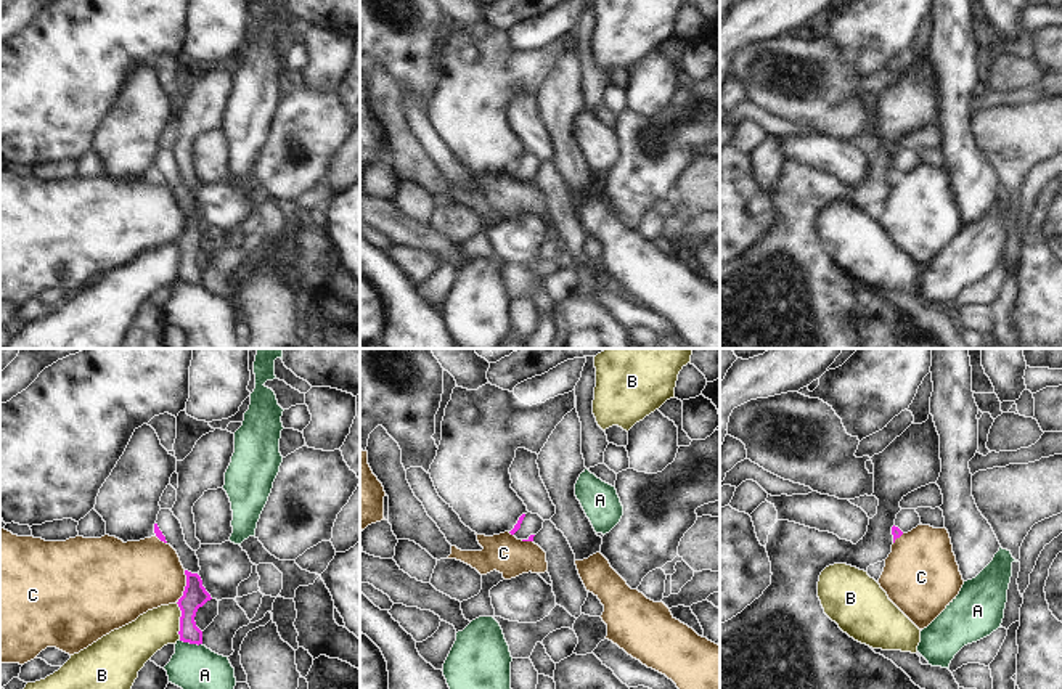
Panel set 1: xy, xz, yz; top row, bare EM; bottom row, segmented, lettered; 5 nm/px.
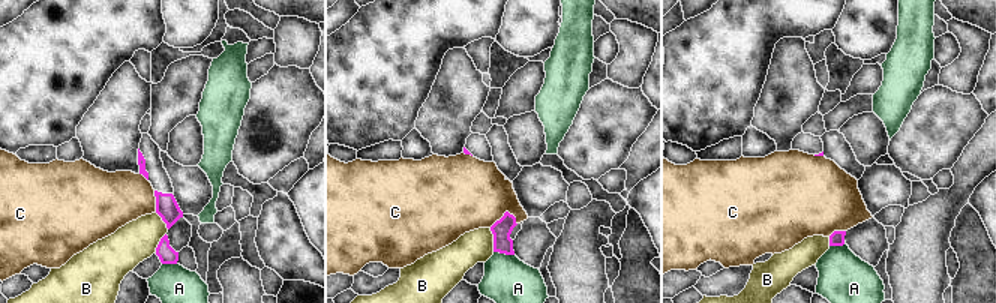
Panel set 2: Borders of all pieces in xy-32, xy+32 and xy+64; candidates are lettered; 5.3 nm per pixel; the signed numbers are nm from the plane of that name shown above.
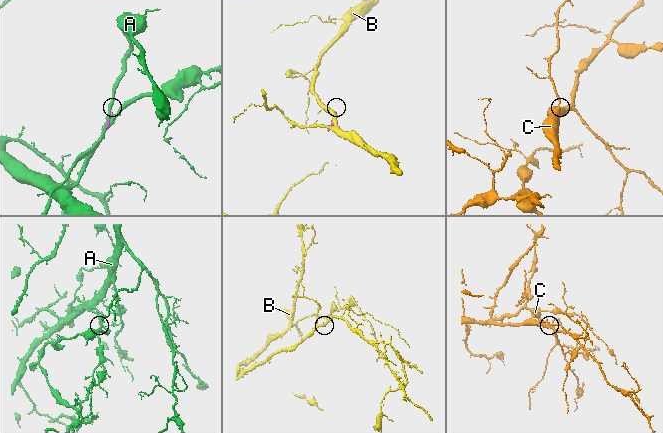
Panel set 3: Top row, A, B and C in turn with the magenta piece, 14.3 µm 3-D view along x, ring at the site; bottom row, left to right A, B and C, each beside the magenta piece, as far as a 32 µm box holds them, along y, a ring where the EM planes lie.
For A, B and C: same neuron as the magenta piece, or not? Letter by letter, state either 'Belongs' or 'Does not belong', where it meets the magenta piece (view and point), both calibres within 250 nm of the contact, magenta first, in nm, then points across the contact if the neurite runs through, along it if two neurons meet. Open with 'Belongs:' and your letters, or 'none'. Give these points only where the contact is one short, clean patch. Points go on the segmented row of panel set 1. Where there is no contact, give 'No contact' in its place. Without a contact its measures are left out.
Belongs: none
A: Does not belong. Touches magenta at xy (190, 643). Thickness 120 nm (magenta) against 220 nm
B: Does not belong. Touches magenta at xy (180, 620). Thickness 120 nm (magenta) against 200 nm. Boundary: xy (175, 603), (180, 611), (180, 638)
C: Does not belong. Touches magenta at xy (185, 587). Thickness 120 nm (magenta) against 360 nm.

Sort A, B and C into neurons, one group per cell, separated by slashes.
A / B / C

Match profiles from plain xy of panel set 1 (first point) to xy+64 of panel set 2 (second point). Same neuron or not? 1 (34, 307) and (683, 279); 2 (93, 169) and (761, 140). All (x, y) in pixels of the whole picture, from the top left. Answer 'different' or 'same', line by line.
1: different
2: same

